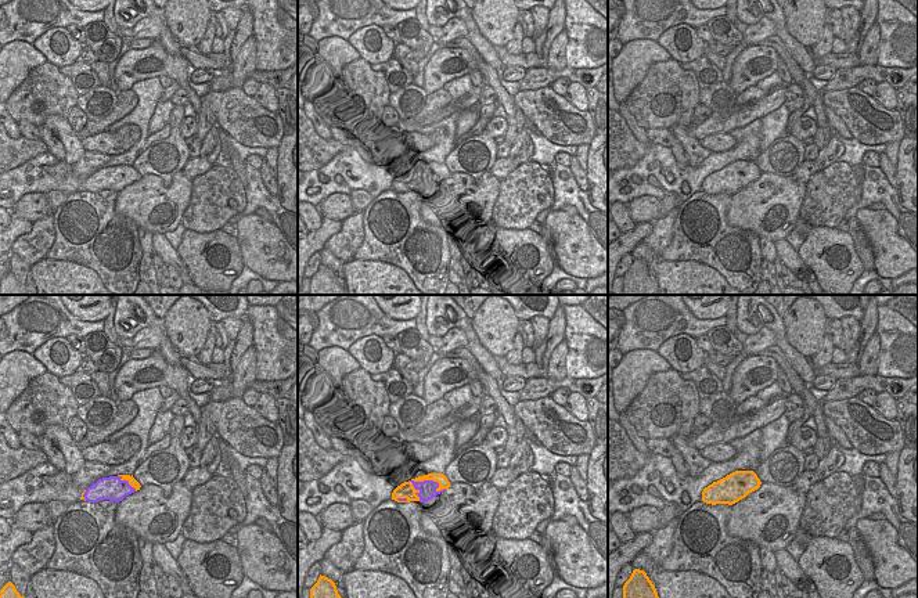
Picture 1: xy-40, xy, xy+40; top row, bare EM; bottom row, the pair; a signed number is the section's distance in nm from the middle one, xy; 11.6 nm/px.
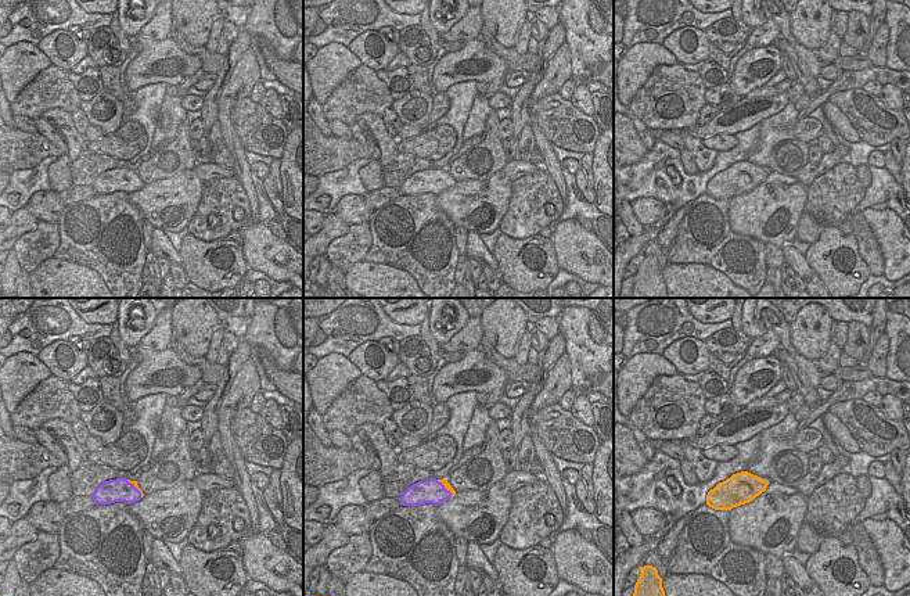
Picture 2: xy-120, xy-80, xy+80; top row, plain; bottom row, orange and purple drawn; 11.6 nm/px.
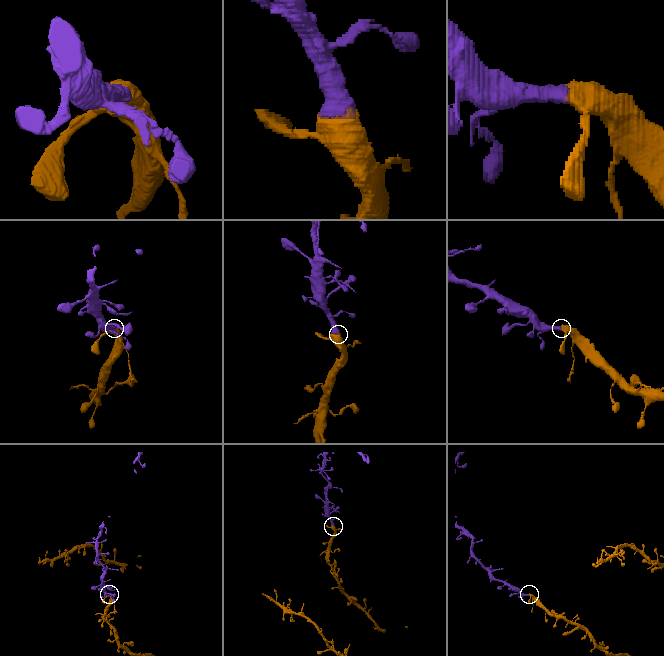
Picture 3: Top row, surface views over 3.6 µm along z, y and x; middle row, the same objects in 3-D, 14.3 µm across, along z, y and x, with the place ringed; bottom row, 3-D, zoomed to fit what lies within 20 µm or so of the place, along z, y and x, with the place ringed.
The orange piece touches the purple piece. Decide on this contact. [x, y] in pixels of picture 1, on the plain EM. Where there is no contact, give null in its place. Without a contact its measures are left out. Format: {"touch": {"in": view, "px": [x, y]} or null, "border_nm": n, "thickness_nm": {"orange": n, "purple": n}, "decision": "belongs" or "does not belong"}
{"touch": {"in": "xy", "px": [431, 169]}, "border_nm": 460, "thickness_nm": {"orange": 130, "purple": 190}, "decision": "belongs"}

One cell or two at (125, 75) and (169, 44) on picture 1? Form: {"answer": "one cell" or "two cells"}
{"answer": "two cells"}

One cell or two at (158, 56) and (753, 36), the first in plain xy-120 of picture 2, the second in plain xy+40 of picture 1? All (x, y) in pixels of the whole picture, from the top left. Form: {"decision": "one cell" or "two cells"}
{"decision": "two cells"}

